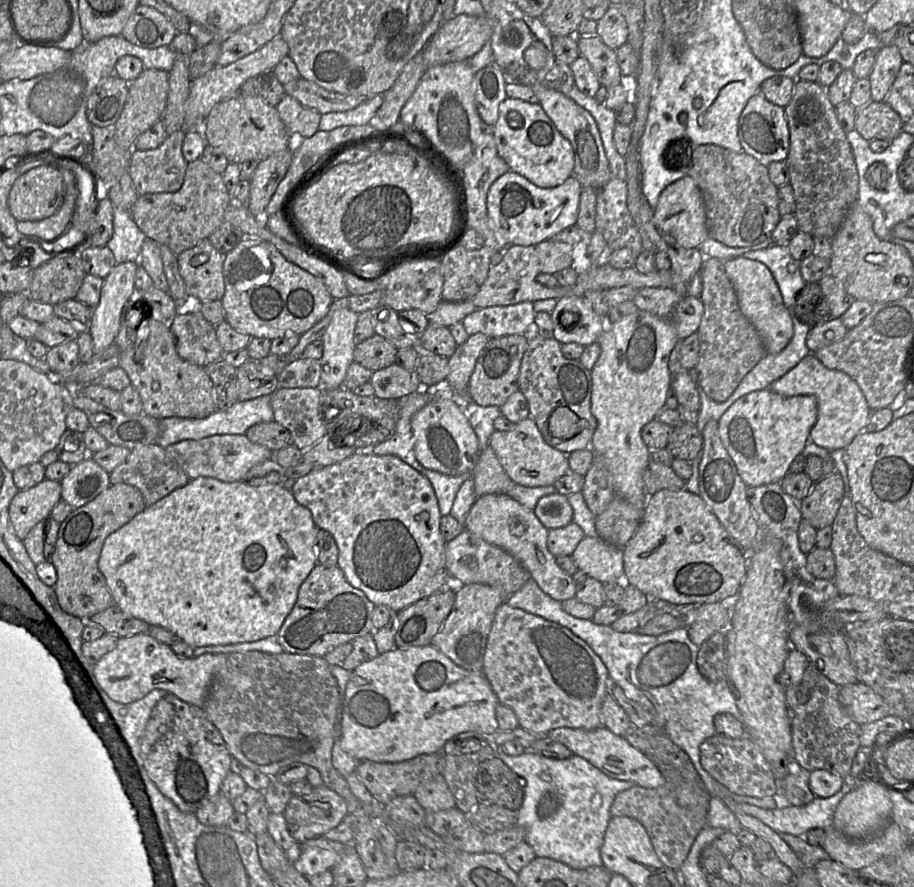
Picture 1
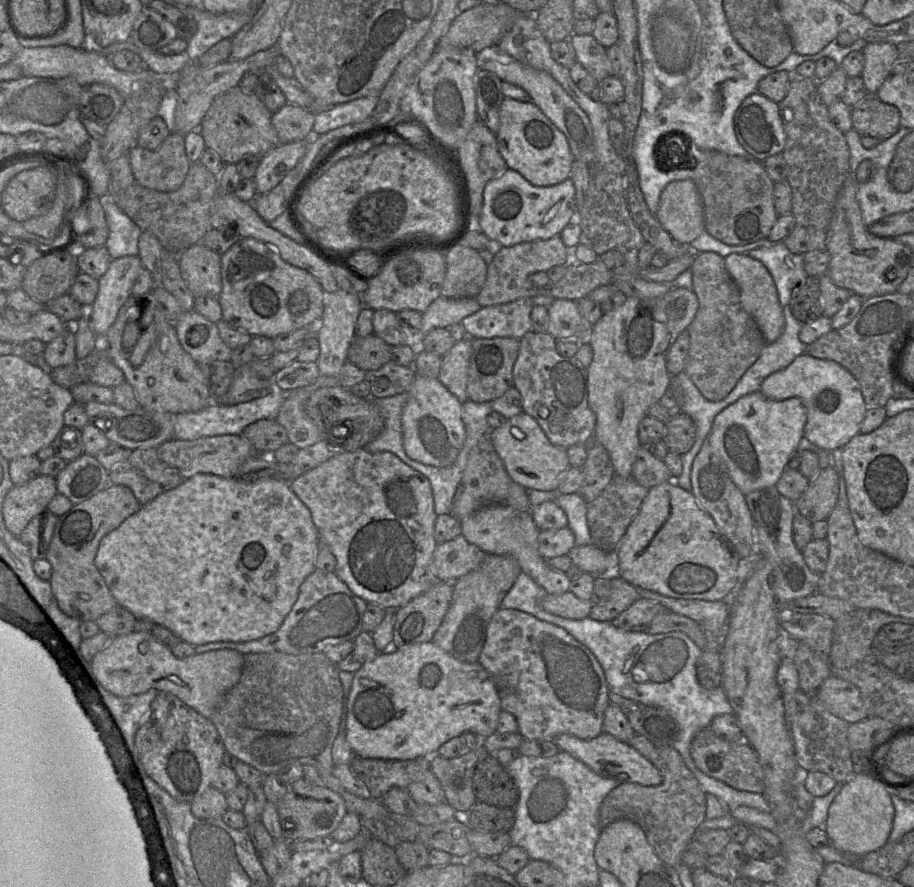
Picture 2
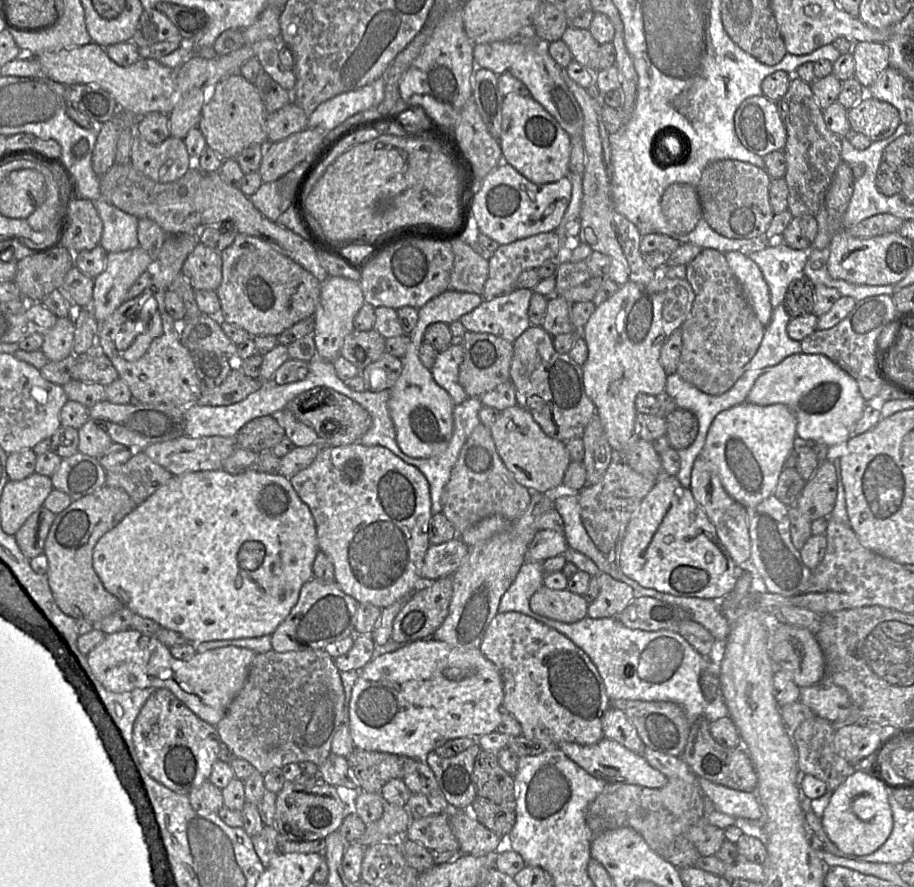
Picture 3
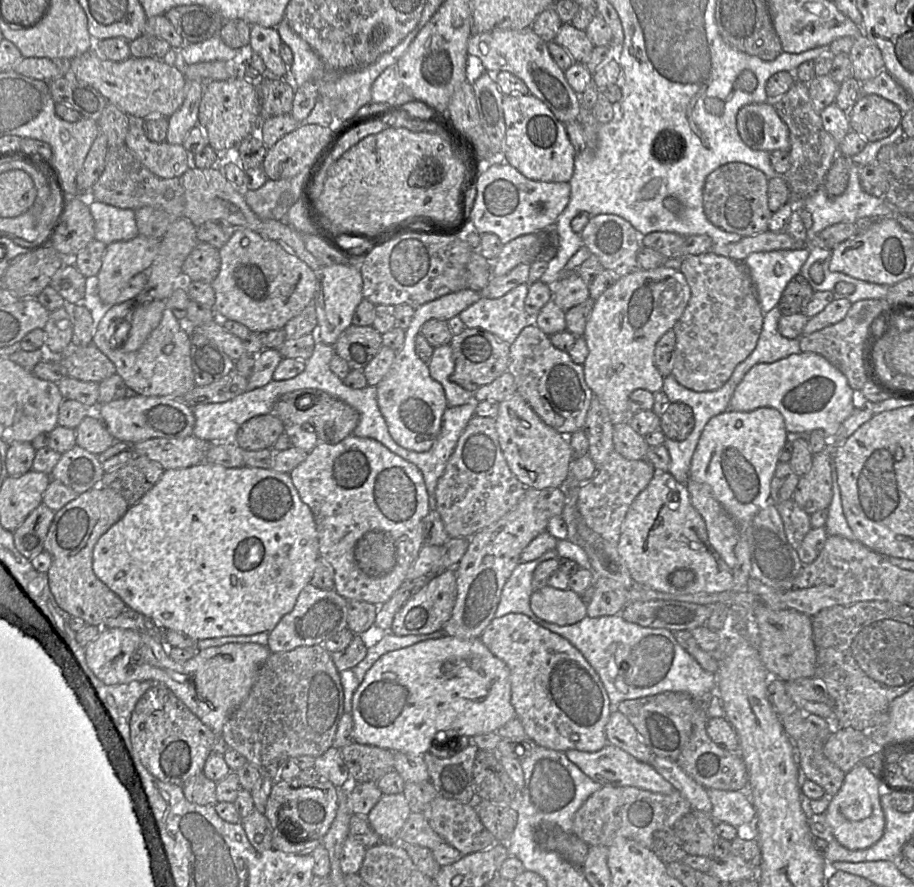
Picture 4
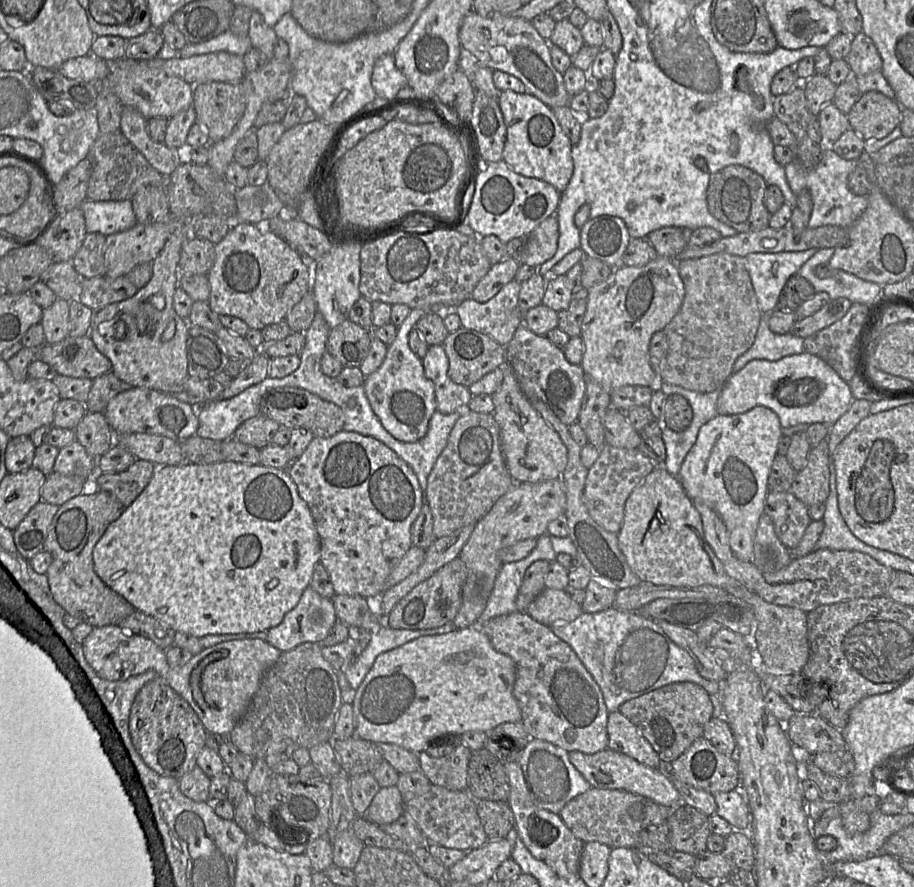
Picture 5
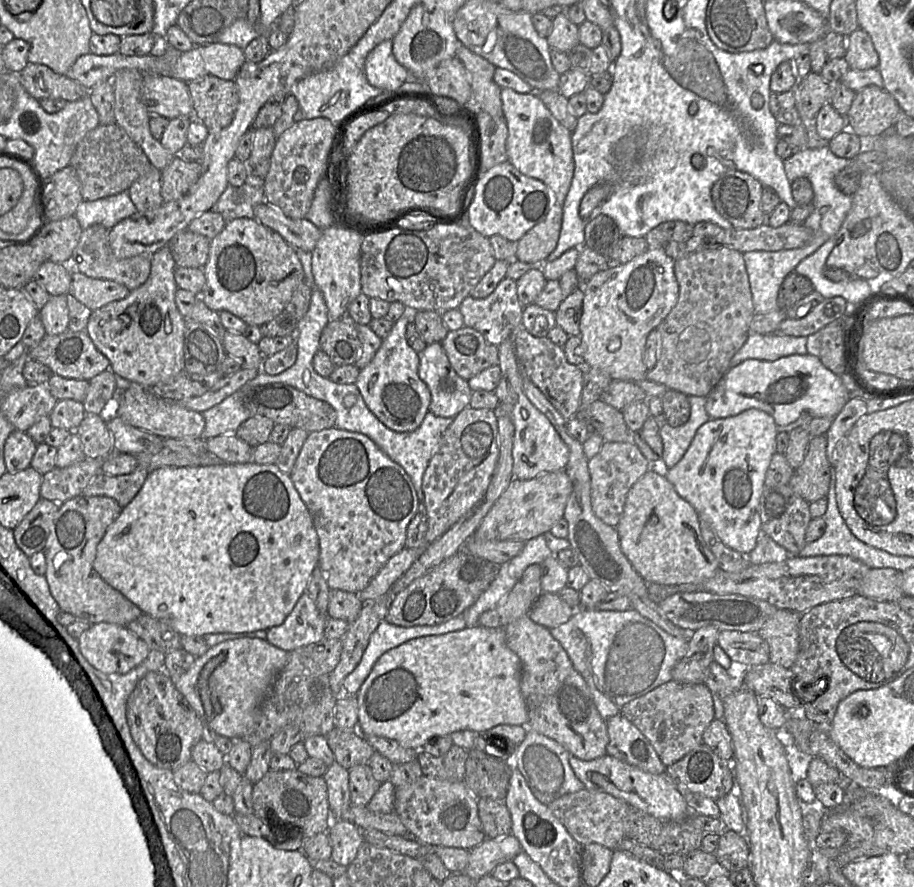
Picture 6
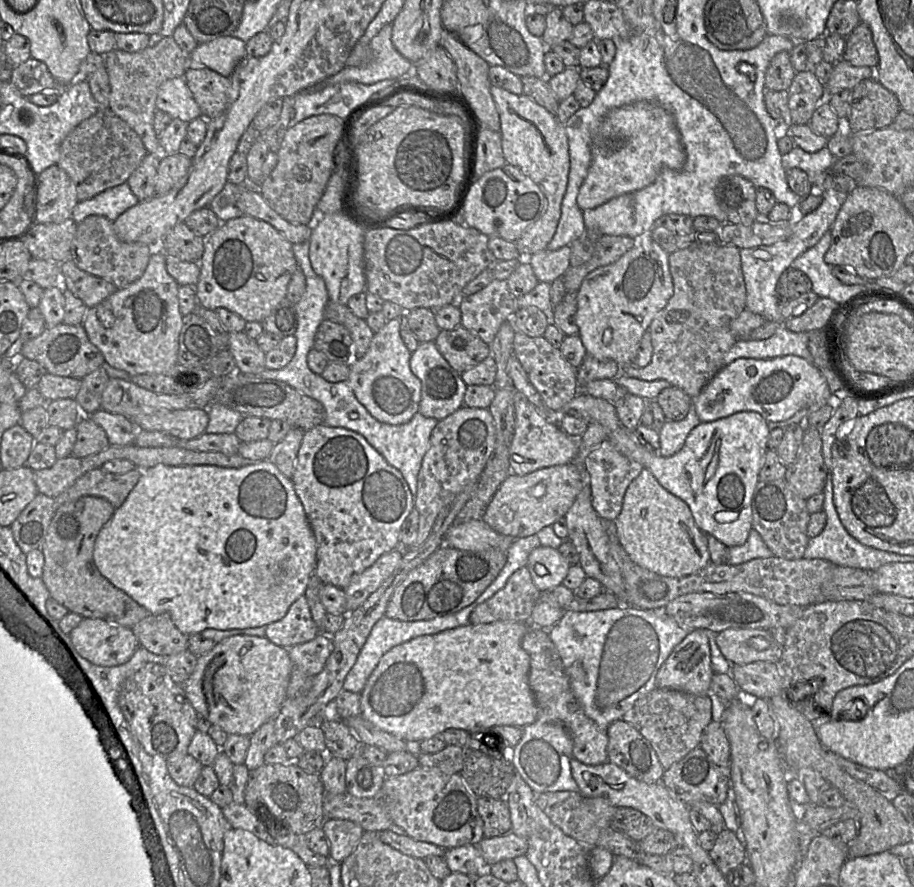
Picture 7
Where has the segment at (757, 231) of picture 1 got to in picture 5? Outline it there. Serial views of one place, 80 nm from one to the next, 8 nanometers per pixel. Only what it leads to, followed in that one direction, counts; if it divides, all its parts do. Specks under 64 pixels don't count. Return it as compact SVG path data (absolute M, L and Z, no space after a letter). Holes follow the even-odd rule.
M730 165L710 178L706 200L709 212L738 233L747 233L769 227L771 214L764 204L768 185L756 172L741 165Z

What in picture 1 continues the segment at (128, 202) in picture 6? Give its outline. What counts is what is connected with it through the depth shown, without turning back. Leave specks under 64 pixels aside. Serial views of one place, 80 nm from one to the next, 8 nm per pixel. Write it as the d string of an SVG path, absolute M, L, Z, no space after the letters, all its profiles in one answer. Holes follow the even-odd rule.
M114 206L113 236L106 246L112 251L116 264L138 262L146 238L133 220L130 211Z

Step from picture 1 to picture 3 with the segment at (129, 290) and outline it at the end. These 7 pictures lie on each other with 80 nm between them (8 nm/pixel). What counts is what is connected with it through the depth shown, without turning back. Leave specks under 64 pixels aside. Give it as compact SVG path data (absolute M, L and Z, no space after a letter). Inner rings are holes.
M141 247L108 253L104 271L94 278L90 311L96 320L106 320L126 301L126 294L138 277L153 267L153 259Z

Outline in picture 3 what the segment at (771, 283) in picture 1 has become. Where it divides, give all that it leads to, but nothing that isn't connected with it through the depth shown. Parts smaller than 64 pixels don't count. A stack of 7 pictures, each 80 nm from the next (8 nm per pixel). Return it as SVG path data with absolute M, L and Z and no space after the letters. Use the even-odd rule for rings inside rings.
M729 252L725 258L757 318L766 327L771 321L773 308L769 288L759 266L740 252Z

